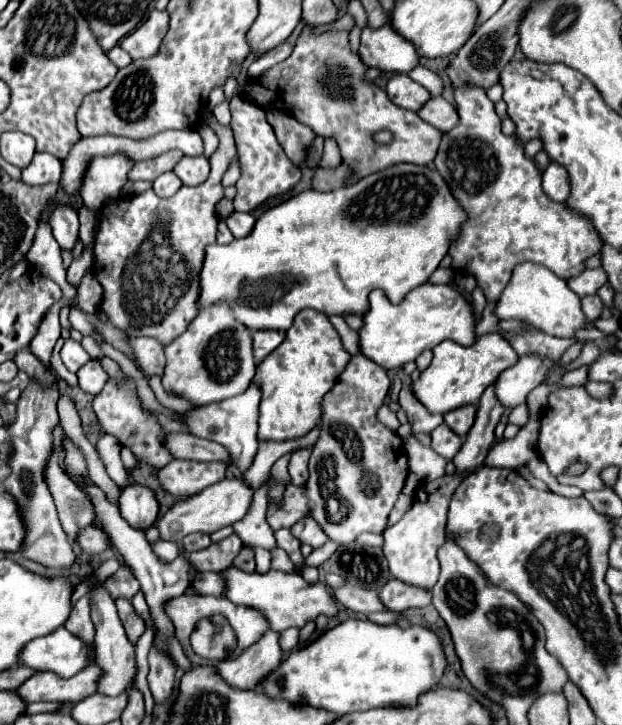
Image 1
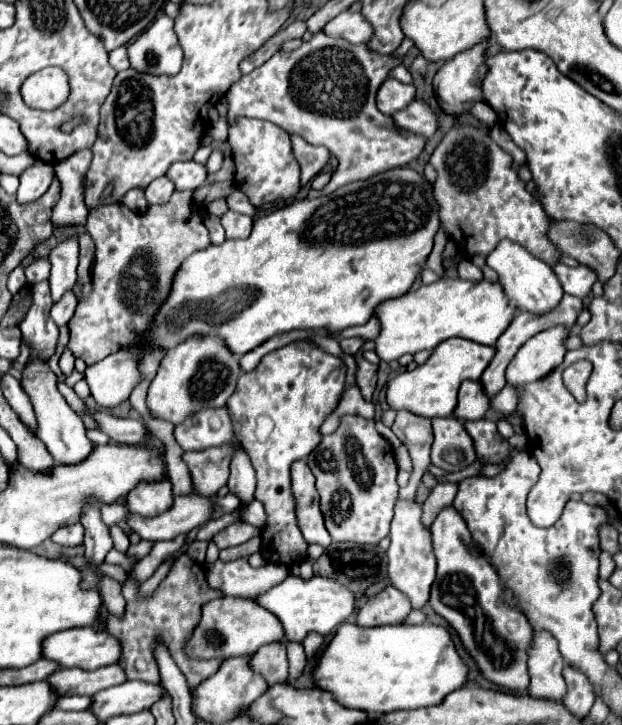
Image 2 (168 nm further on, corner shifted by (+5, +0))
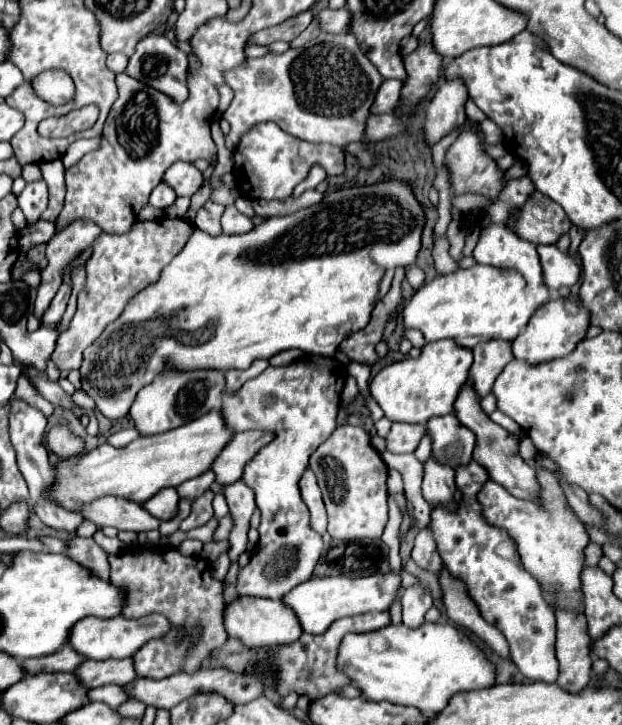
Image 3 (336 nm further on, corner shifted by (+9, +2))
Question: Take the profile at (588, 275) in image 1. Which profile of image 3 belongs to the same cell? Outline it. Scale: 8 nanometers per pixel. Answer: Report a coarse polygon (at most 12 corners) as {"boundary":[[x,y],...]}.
{"boundary":[[556,244],[536,246],[550,290],[574,286],[580,268]]}

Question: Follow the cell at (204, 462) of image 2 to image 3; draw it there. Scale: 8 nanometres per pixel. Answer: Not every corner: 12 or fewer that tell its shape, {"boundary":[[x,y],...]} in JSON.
{"boundary":[[268,430],[234,434],[212,464],[216,482],[240,480],[248,460],[272,442]]}

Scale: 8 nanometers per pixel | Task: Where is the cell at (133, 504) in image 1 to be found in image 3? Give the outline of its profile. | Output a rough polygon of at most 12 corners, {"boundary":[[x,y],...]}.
{"boundary":[[176,488],[154,494],[144,508],[160,520],[178,512]]}

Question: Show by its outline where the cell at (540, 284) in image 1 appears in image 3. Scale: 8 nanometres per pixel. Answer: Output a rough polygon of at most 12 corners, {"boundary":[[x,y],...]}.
{"boundary":[[504,224],[482,228],[472,256],[478,264],[520,270],[542,284],[536,246]]}

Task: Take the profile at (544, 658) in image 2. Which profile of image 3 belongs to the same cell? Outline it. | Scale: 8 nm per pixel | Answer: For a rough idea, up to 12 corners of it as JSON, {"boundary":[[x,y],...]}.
{"boundary":[[476,460],[458,510],[432,510],[446,570],[530,680],[556,682],[554,610],[516,542],[488,524]]}

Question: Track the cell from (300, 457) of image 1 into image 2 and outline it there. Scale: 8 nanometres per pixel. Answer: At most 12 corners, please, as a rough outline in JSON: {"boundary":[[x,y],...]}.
{"boundary":[[306,460],[292,464],[298,528],[308,544],[330,544]]}

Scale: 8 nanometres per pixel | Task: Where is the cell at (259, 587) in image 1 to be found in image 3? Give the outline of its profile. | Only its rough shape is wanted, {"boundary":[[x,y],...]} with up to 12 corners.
{"boundary":[[400,572],[310,578],[284,596],[304,632],[390,610]]}

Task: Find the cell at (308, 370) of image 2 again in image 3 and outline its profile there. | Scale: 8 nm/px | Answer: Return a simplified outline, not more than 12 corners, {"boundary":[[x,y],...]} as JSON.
{"boundary":[[268,366],[222,412],[276,438],[244,468],[262,512],[240,596],[282,600],[322,552],[298,480],[336,430],[346,368]]}

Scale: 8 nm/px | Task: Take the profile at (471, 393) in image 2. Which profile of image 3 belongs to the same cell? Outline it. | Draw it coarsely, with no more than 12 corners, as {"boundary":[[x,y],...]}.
{"boundary":[[512,342],[476,346],[470,380],[484,398],[512,362]]}

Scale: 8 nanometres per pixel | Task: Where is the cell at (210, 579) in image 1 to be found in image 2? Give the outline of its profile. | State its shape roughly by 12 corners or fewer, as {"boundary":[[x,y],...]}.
{"boundary":[[206,562],[208,586],[254,598],[288,576],[282,564]]}

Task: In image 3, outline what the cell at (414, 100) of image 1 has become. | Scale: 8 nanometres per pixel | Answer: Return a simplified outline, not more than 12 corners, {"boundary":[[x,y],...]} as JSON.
{"boundary":[[384,80],[372,114],[390,114],[400,100],[402,82]]}

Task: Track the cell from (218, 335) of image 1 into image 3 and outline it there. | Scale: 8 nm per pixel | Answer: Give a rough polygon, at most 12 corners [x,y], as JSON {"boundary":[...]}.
{"boundary":[[166,370],[138,392],[140,436],[218,408],[224,374]]}

